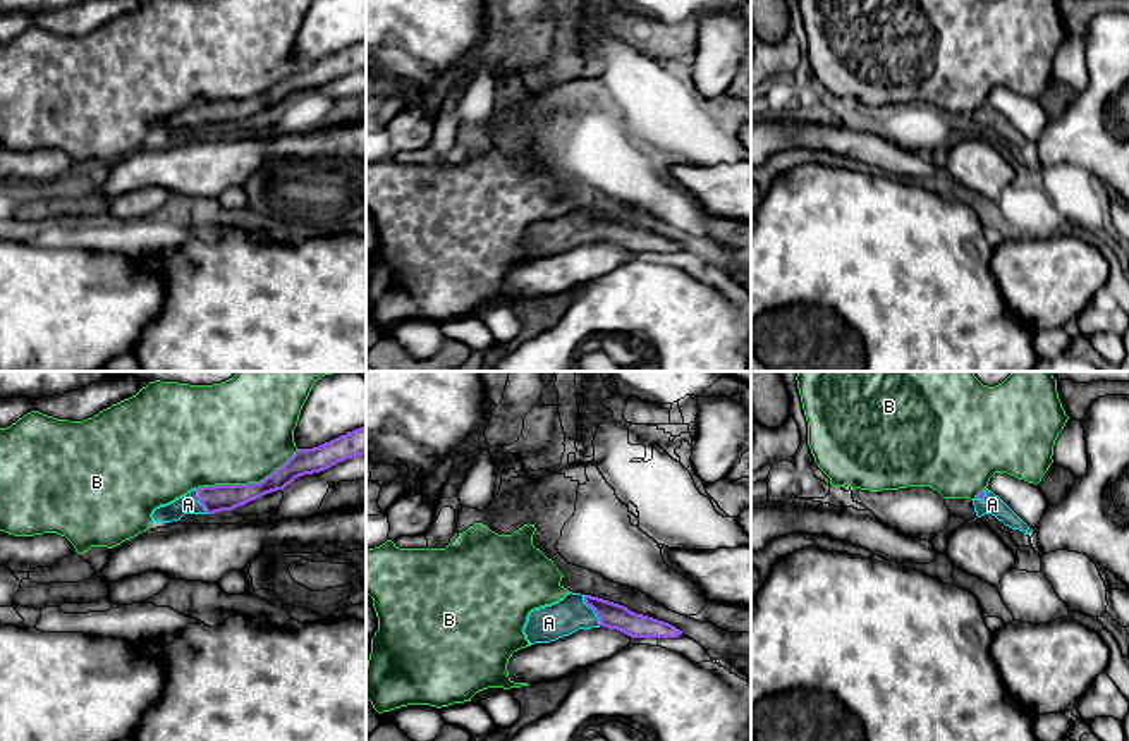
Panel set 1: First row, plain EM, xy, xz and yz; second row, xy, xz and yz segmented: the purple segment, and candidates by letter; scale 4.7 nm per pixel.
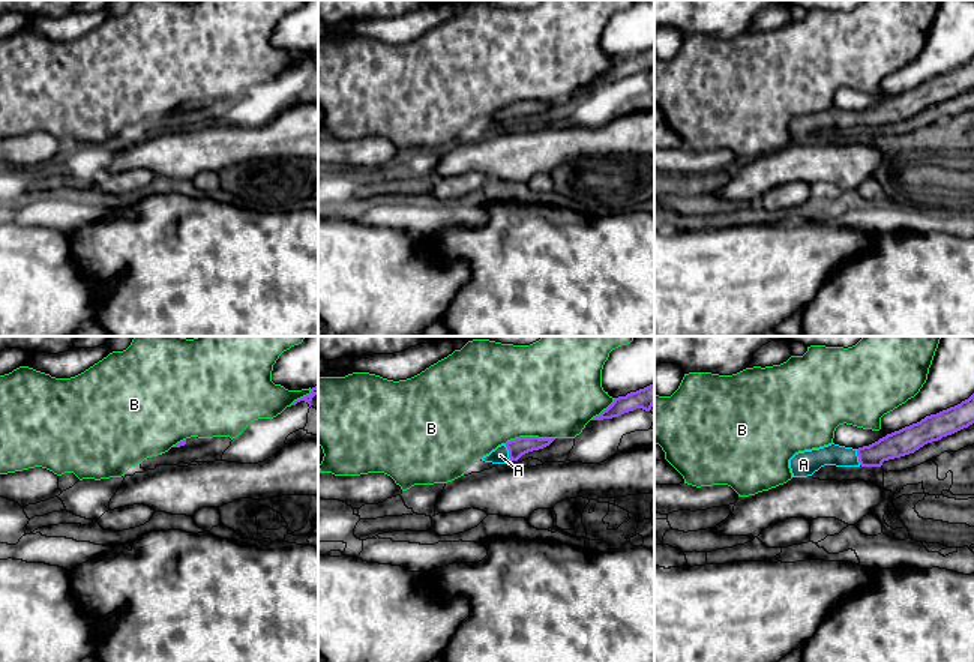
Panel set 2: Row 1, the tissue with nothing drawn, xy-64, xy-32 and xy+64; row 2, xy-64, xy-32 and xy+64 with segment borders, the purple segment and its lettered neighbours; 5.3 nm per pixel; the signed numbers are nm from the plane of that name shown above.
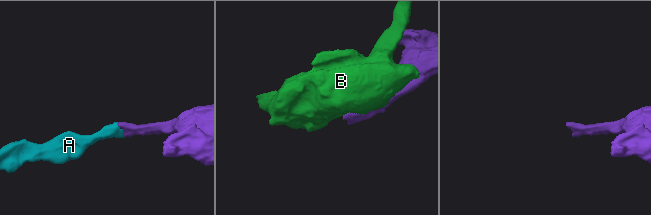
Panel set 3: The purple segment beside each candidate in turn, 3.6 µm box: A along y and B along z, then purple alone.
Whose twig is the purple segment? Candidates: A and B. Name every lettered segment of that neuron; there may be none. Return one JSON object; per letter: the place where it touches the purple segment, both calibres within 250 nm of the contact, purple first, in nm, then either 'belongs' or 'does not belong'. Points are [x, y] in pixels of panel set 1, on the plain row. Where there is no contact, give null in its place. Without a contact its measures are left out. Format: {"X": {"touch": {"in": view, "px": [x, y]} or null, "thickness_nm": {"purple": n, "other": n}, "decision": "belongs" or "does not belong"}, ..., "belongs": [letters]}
{"A": {"touch": {"in": "xz", "px": [593, 224]}, "thickness_nm": {"purple": 120, "other": 170}, "decision": "belongs"}, "B": {"touch": {"in": "xy", "px": [248, 98]}, "thickness_nm": {"purple": 130, "other": 460}, "decision": "does not belong"}, "belongs": ["A"]}

